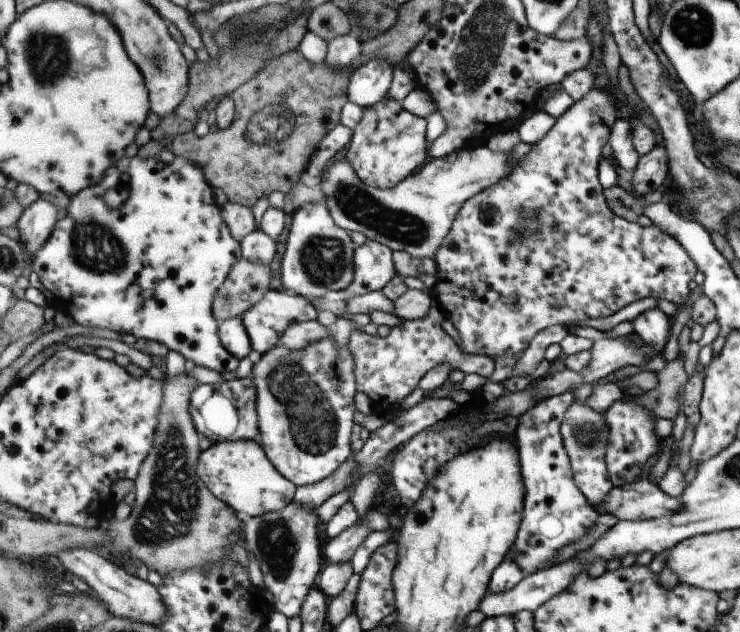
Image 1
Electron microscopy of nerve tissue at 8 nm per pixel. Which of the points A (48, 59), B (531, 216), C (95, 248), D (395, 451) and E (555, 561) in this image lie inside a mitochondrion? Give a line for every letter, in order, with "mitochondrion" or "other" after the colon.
A: mitochondrion
B: mitochondrion
C: mitochondrion
D: other
E: other

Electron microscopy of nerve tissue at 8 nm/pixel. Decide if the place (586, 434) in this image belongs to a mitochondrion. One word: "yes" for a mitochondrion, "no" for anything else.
yes

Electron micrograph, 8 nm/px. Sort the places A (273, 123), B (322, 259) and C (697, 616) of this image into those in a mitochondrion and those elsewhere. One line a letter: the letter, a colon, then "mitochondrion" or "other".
A: mitochondrion
B: mitochondrion
C: other

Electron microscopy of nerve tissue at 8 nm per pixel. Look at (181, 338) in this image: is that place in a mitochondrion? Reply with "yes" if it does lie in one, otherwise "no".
no

